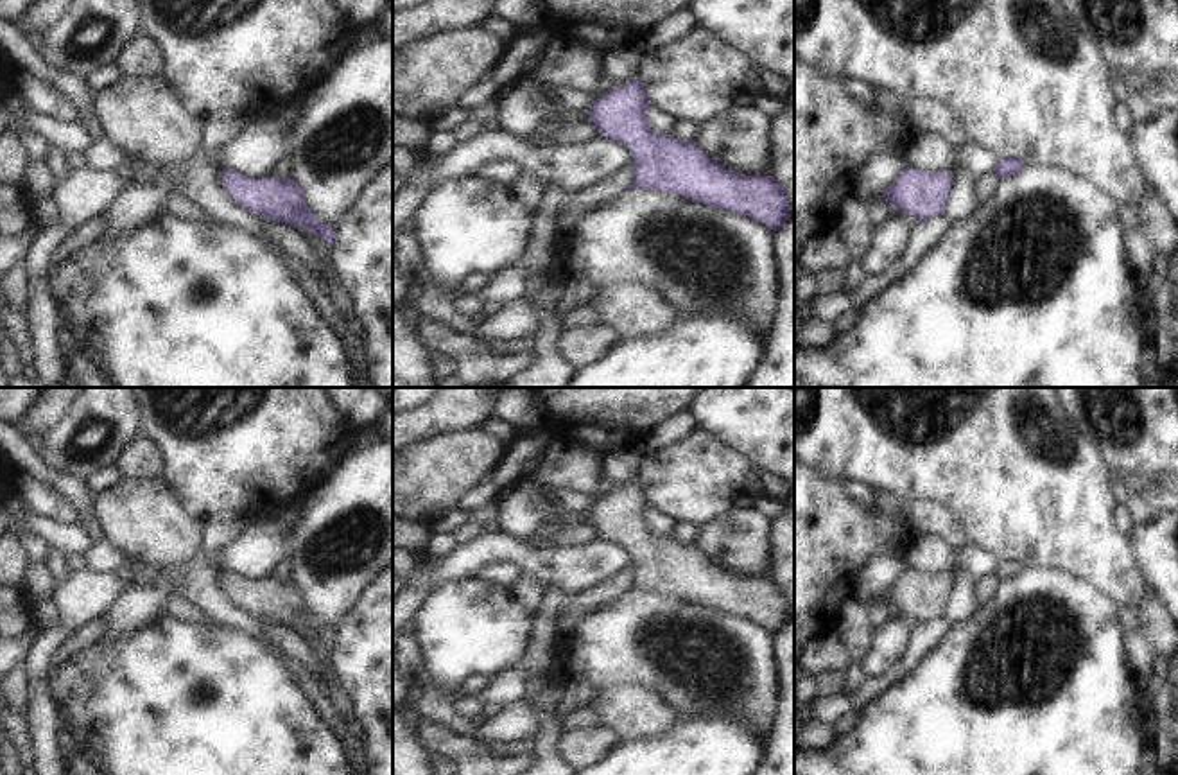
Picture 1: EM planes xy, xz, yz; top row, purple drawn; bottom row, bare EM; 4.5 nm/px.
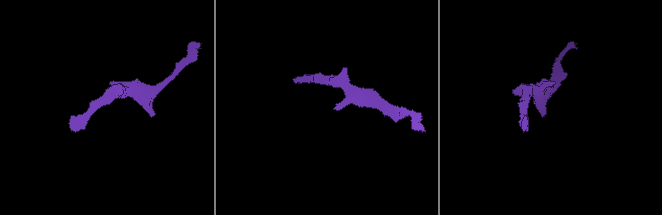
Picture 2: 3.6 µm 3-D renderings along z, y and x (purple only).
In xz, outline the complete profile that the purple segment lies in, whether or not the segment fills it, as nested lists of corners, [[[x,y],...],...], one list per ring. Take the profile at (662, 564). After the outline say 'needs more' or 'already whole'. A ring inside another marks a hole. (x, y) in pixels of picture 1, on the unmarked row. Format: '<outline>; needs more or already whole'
[[[633,481],[628,486],[613,488],[613,492],[592,504],[588,524],[593,524],[601,538],[619,542],[633,554],[633,581],[626,592],[663,592],[685,597],[696,605],[705,605],[732,612],[760,623],[773,633],[778,633],[791,621],[791,603],[784,588],[771,578],[748,578],[714,563],[694,544],[681,544],[671,536],[658,536],[647,522],[649,497],[640,484]]]; already whole

